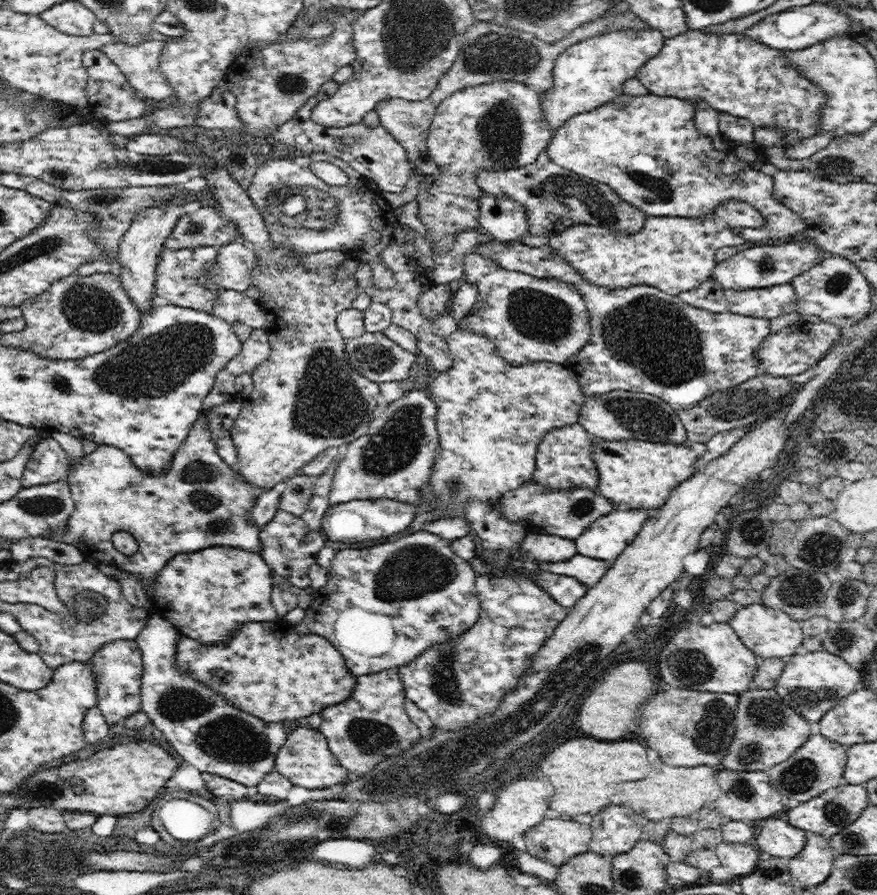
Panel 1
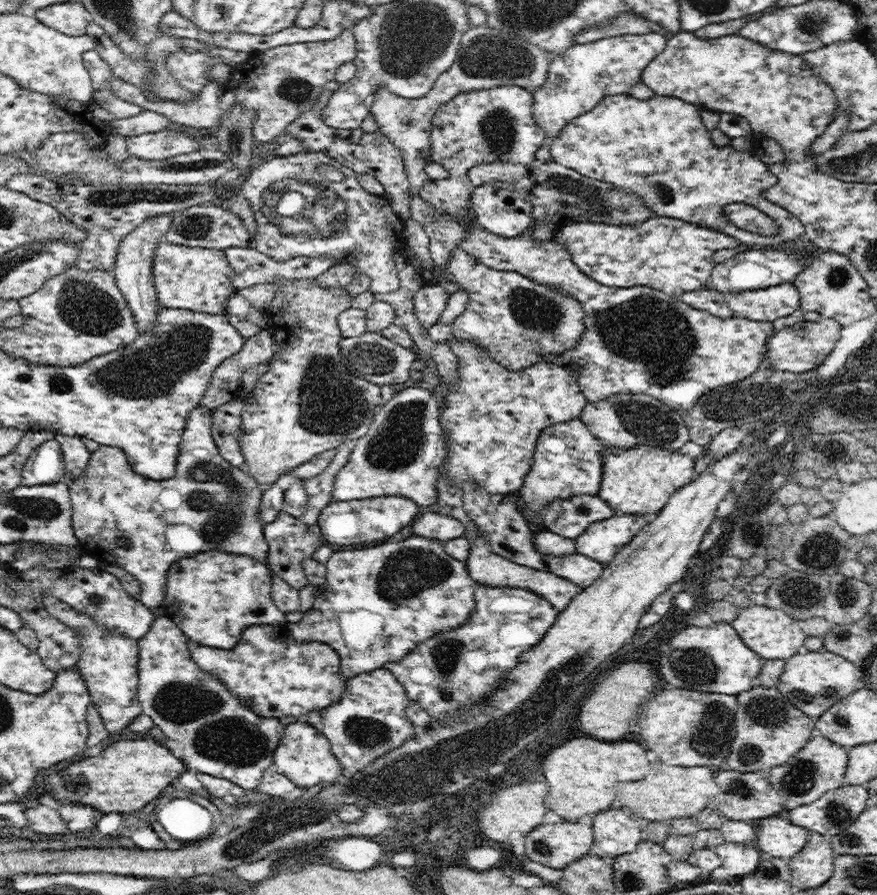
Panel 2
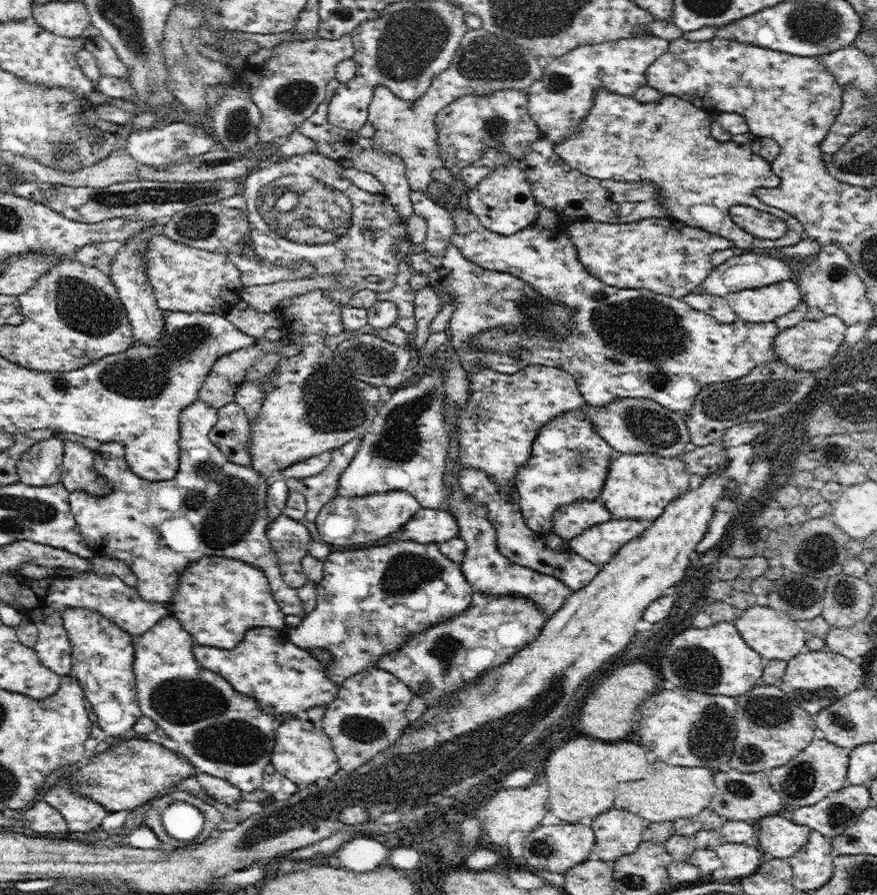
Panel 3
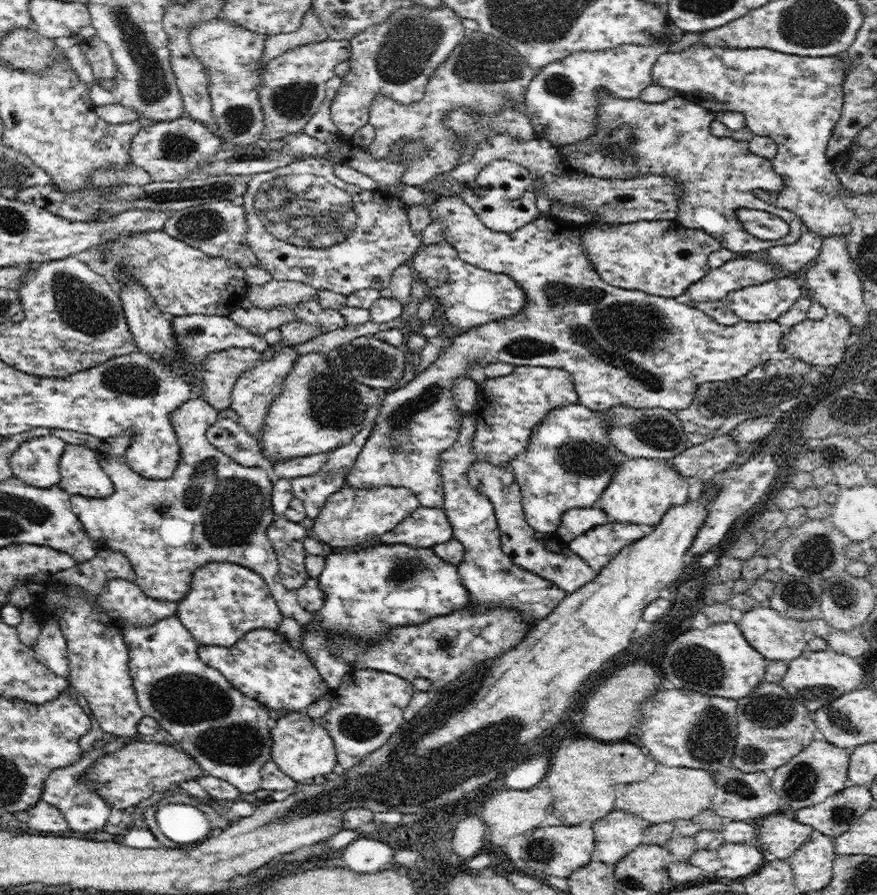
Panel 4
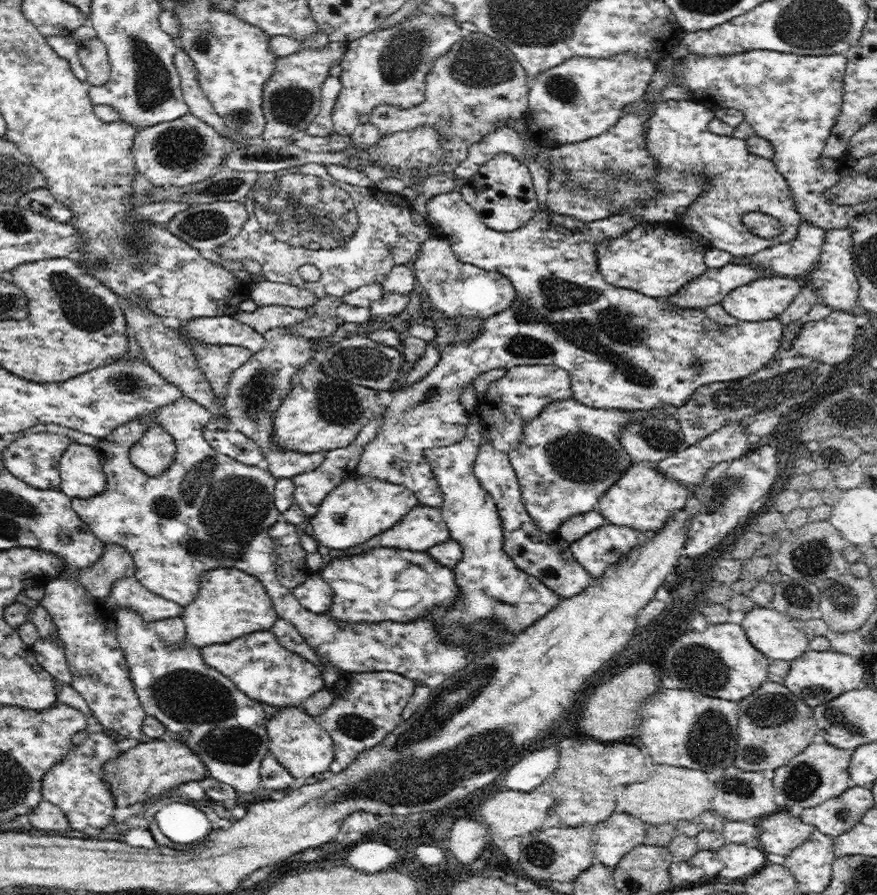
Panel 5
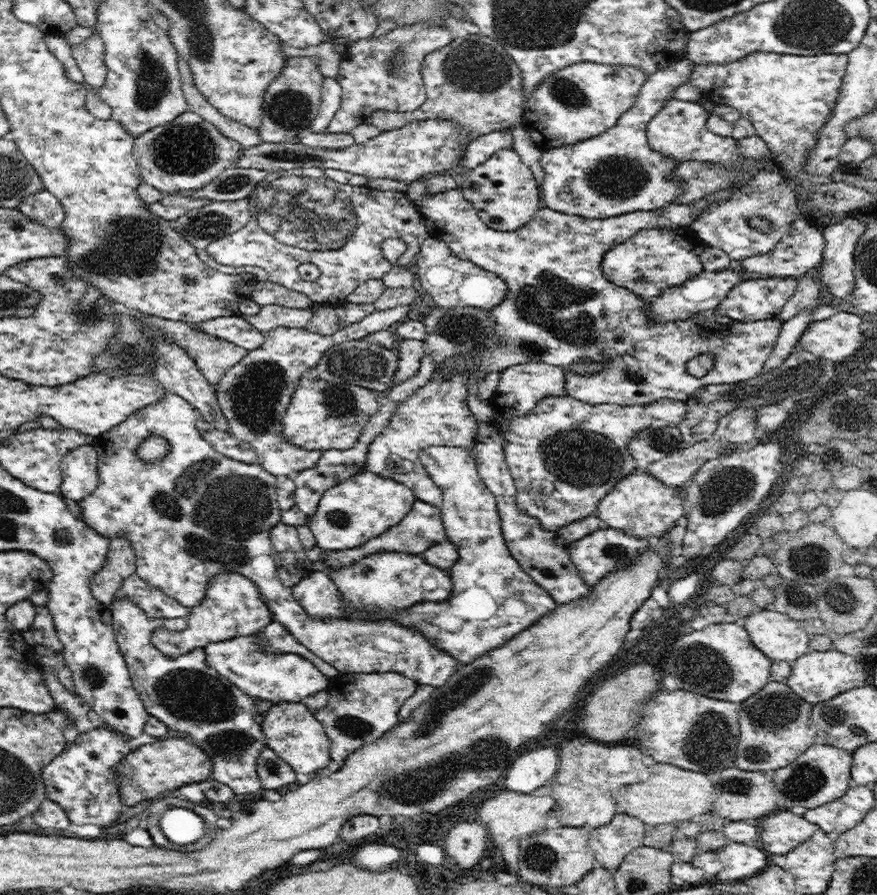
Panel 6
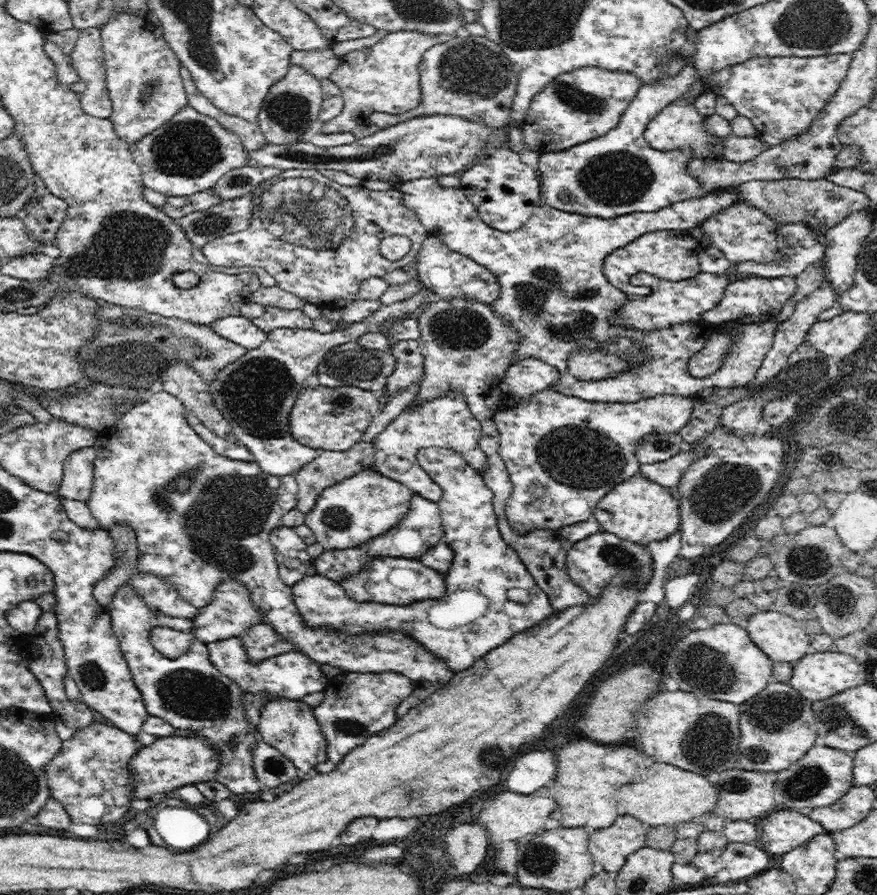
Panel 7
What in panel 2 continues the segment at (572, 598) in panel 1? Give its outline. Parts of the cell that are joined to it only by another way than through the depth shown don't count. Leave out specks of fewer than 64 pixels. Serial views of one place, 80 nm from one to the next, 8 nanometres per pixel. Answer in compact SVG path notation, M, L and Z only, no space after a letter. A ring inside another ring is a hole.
M476 527L474 531L475 535L470 535L465 530L464 536L468 537L468 543L470 543L470 554L468 554L468 560L466 560L466 567L468 567L468 573L470 573L470 577L472 577L475 583L490 587L528 589L538 594L538 598L548 601L552 607L560 611L564 610L570 604L570 600L583 589L574 584L574 582L562 578L560 575L516 564L503 556L494 554L490 543L481 534L481 530Z

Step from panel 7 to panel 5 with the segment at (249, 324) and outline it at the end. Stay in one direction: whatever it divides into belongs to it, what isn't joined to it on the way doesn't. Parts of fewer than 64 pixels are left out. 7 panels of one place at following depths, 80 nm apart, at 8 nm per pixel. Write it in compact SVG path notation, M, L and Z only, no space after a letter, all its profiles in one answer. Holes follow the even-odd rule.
M227 314L189 320L183 329L188 342L199 340L204 344L237 345L248 348L253 353L264 348L265 338L262 334Z

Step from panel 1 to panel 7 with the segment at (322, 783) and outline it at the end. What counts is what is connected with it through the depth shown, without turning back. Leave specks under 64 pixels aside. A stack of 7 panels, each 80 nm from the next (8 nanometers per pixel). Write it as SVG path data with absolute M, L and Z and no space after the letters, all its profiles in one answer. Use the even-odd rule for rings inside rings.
M272 698L267 701L261 708L261 717L256 726L256 732L266 744L273 746L286 756L298 772L308 772L327 759L326 737L316 720L313 708L304 703L302 699Z

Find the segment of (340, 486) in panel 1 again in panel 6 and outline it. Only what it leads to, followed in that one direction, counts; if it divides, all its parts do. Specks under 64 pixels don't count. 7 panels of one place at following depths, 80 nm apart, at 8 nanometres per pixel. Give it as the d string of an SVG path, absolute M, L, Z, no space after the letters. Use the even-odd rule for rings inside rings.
M427 177L408 183L406 197L416 205L430 236L440 238L448 244L450 251L462 260L469 260L482 268L500 276L508 285L506 298L489 312L497 341L488 343L481 349L473 350L465 355L451 358L441 371L433 373L432 378L413 392L408 398L401 400L393 412L390 422L376 436L368 448L366 468L364 471L374 472L383 478L393 479L411 488L415 496L428 504L440 507L443 501L442 492L435 487L432 478L427 475L420 461L420 453L429 447L438 445L466 448L473 452L477 443L476 433L479 421L467 403L466 378L470 372L500 373L510 366L530 361L544 362L564 369L566 375L566 394L588 404L648 404L660 398L687 401L694 391L709 384L728 384L748 380L762 373L762 368L774 350L782 322L779 317L754 322L740 322L720 325L707 313L677 321L654 323L650 315L646 315L648 302L636 293L611 283L601 269L604 253L614 244L622 244L630 240L633 234L645 228L677 229L690 227L693 220L712 202L726 200L731 190L722 189L704 196L690 204L672 202L662 209L649 211L630 211L620 216L604 220L584 218L583 216L562 214L544 205L535 212L532 220L523 227L513 231L497 231L485 225L478 216L473 204L464 198L460 188L450 189L441 193L429 194L426 191ZM698 354L711 354L714 362L712 370L703 377L692 376L687 369L687 362ZM580 358L591 358L594 362L607 362L605 368L595 373L581 375L572 371L572 364ZM394 454L404 460L412 461L414 468L409 474L396 471Z

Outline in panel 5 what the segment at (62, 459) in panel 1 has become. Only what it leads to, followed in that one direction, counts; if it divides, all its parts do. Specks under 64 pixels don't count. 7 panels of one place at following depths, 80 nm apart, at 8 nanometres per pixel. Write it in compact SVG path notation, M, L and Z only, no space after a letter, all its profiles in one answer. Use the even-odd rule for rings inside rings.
M48 431L31 433L17 438L9 448L1 453L1 456L5 468L29 486L42 490L59 489L61 484L60 460L70 443L72 442L68 437Z

